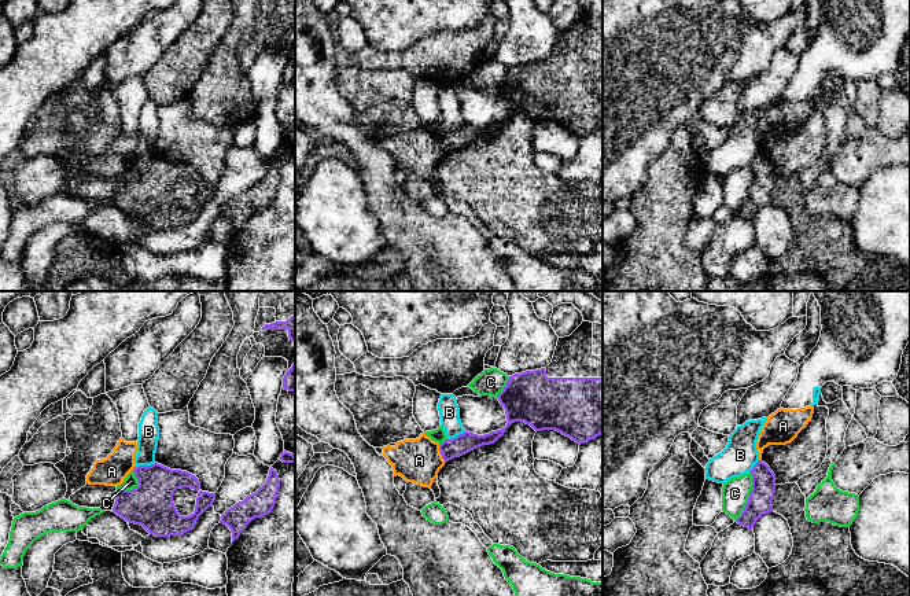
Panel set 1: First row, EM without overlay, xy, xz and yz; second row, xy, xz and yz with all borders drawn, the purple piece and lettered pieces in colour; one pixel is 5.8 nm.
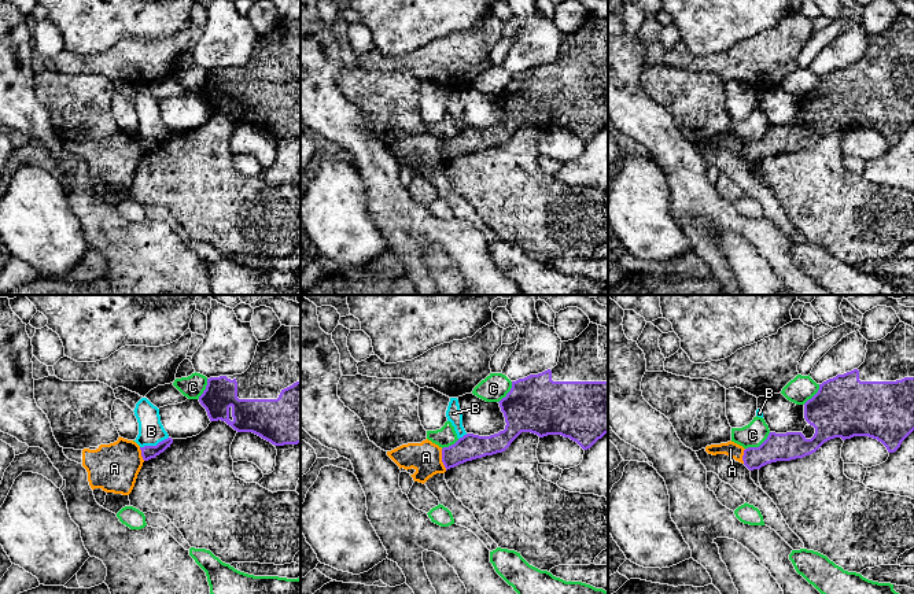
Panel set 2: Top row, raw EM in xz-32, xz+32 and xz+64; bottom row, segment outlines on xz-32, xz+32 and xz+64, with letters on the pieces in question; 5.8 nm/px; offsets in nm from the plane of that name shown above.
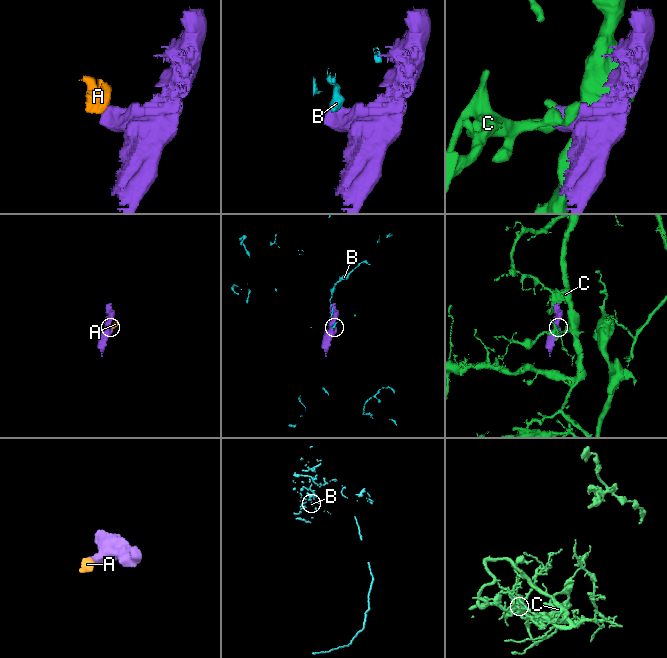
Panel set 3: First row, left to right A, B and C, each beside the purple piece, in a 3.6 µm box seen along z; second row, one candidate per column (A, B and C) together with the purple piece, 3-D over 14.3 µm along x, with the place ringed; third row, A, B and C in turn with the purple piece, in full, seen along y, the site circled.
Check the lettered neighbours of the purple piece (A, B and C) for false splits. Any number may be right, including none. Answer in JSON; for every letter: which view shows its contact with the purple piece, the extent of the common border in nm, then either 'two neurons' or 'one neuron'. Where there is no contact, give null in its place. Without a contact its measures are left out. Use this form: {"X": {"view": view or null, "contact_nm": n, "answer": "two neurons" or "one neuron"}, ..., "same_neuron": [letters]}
{"A": {"view": "xz", "contact_nm": 120, "answer": "two neurons"}, "B": {"view": "xy", "contact_nm": 120, "answer": "two neurons"}, "C": {"view": "yz", "contact_nm": 300, "answer": "two neurons"}, "same_neuron": []}

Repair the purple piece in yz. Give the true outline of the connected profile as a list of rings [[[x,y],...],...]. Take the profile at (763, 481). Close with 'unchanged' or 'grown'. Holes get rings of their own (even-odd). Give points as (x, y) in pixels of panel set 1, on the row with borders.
[[[759,460],[751,470],[752,490],[748,497],[748,503],[737,518],[737,523],[754,529],[756,520],[773,511],[773,497],[775,492],[775,475],[770,467]]]; unchanged

